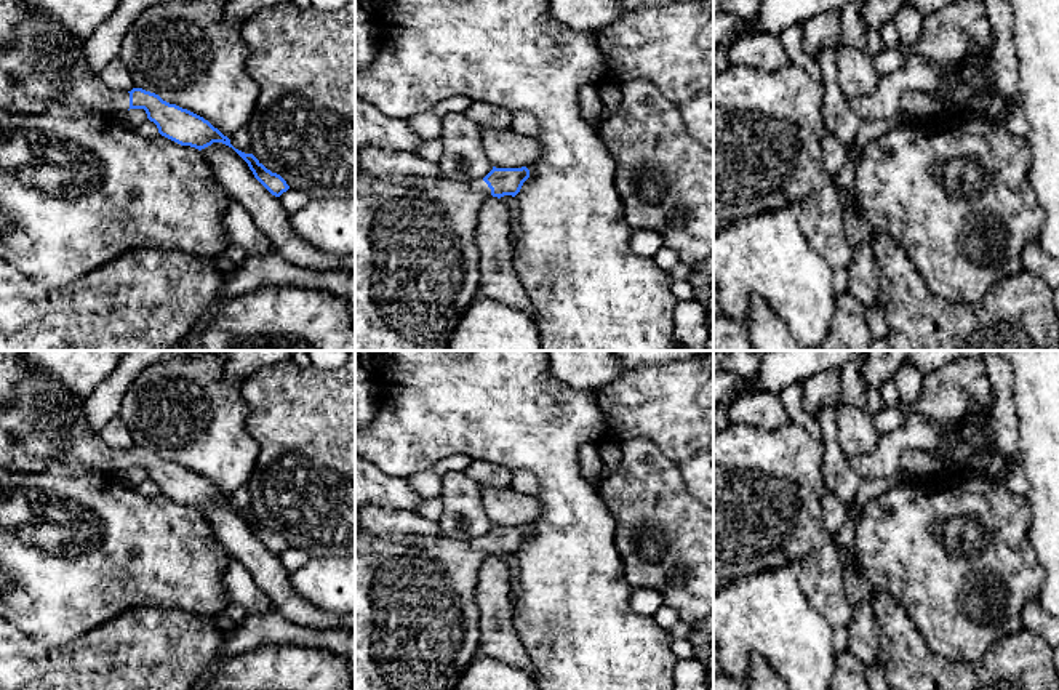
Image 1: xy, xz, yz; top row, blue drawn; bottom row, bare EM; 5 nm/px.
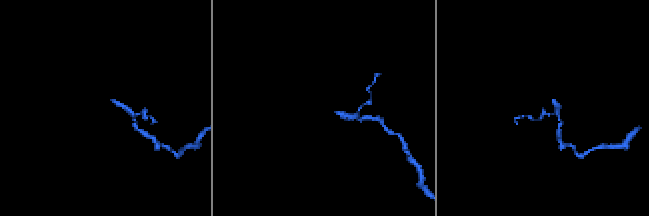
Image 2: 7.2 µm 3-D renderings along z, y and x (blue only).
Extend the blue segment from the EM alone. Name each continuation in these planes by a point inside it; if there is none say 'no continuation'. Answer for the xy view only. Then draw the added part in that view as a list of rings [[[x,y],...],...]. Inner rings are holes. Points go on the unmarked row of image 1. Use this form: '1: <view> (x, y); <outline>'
1: xy (42, 428); [[[0,351],[0,467],[18,472],[78,475],[101,472],[122,475],[130,451],[107,447],[85,418],[85,400],[70,395],[51,376],[24,365],[22,351]]]

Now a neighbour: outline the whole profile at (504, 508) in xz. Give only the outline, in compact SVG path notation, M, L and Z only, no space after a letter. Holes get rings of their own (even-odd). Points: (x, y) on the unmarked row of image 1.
M478 487L483 509L496 527L522 527L534 524L541 515L536 496L520 495L512 488Z

